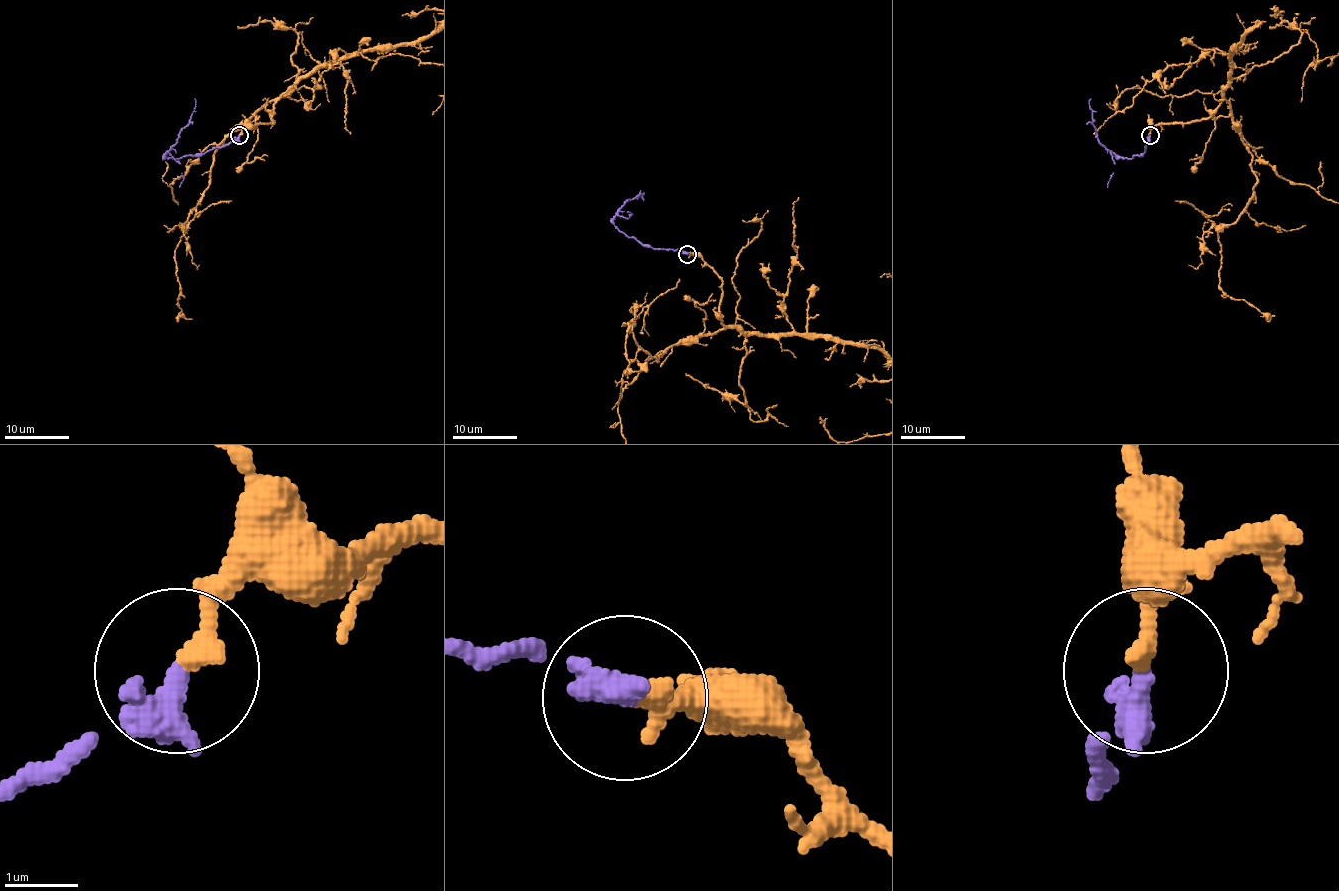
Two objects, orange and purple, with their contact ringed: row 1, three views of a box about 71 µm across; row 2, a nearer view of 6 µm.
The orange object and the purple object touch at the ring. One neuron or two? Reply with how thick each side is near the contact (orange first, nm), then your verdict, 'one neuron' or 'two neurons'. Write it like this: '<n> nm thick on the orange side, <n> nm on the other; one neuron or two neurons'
280 nm thick on the orange side, 440 nm on the other; one neuron

